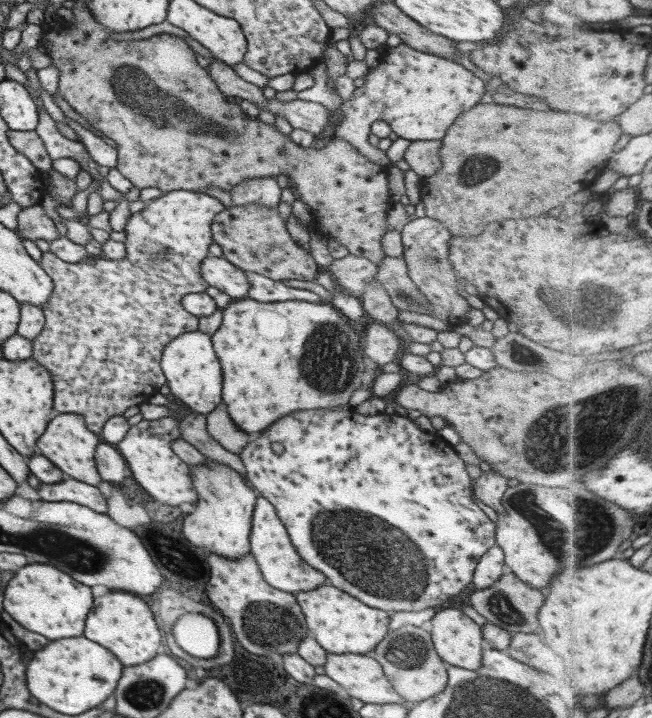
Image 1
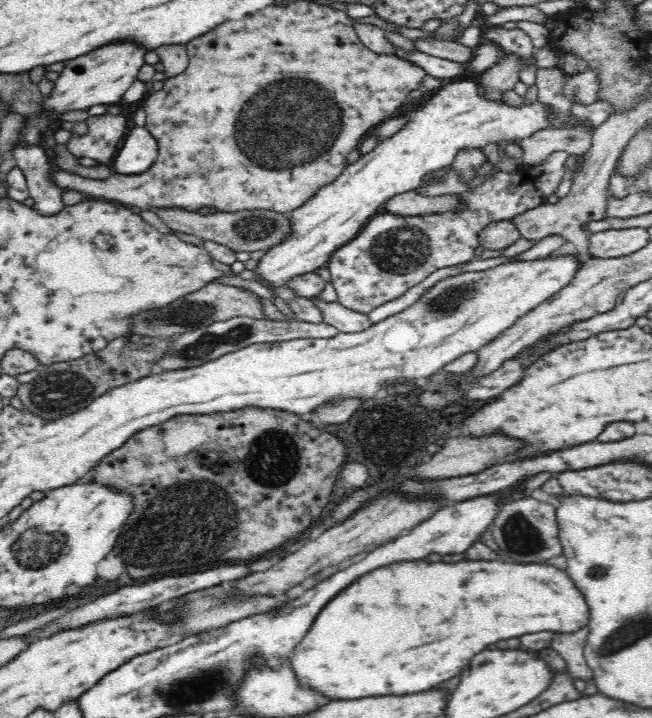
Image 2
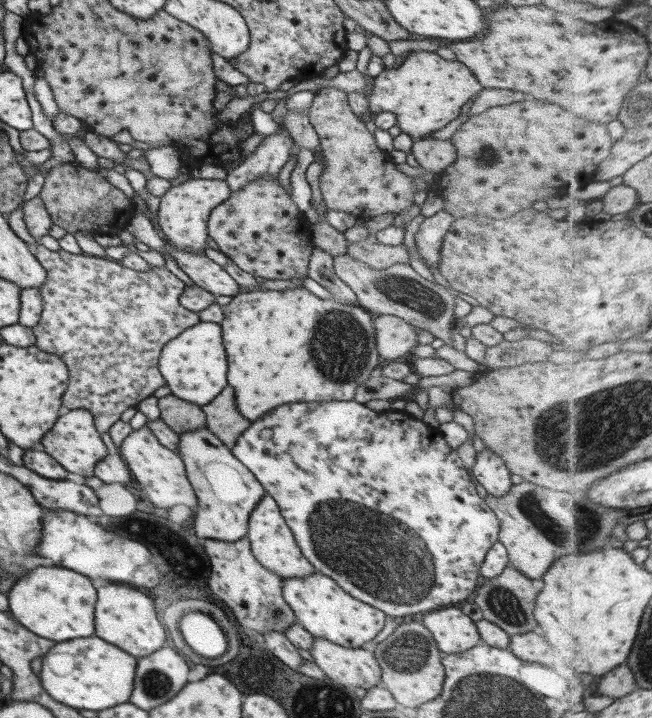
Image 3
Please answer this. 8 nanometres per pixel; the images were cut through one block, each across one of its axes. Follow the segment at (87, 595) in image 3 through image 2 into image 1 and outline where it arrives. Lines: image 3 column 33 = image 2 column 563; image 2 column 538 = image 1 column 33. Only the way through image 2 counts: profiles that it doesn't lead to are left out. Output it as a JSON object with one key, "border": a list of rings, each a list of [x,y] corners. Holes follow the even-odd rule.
{"border":[[[28,563],[9,575],[2,590],[2,610],[25,630],[37,632],[48,641],[83,634],[85,616],[91,610],[91,592],[53,565]]]}

